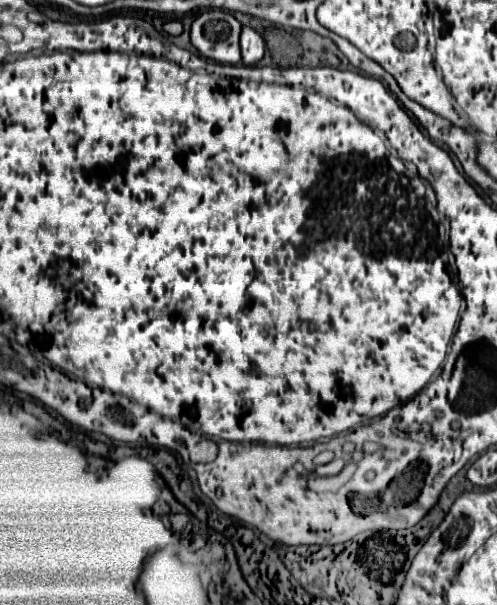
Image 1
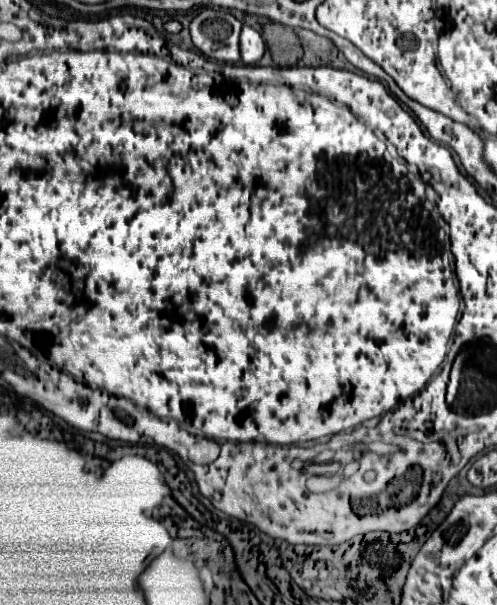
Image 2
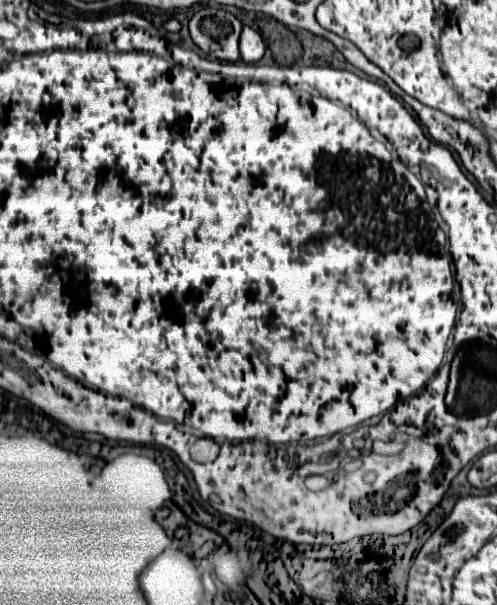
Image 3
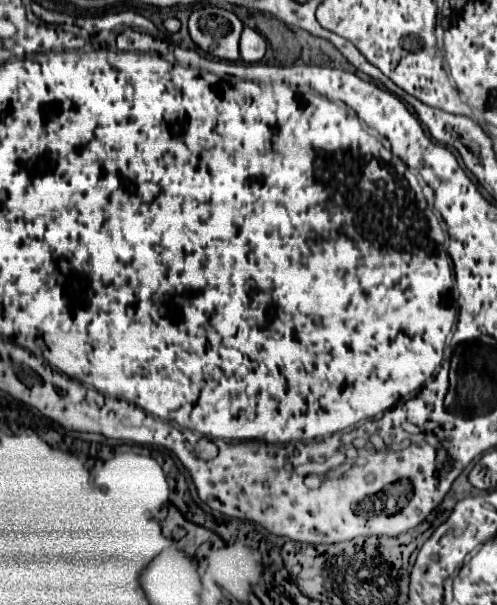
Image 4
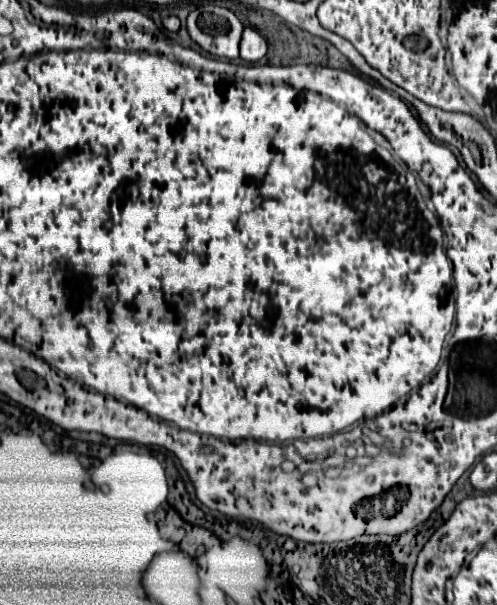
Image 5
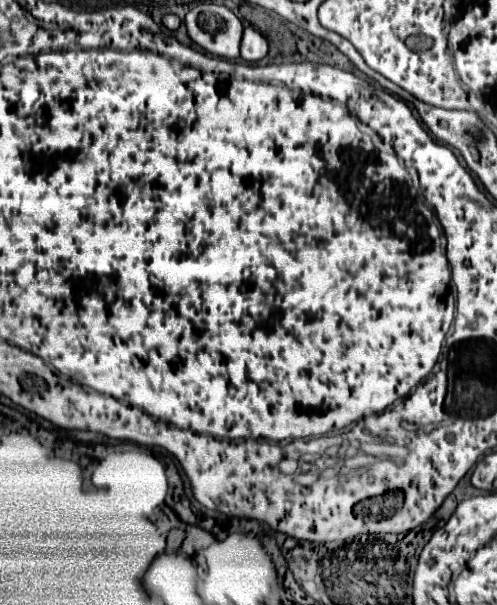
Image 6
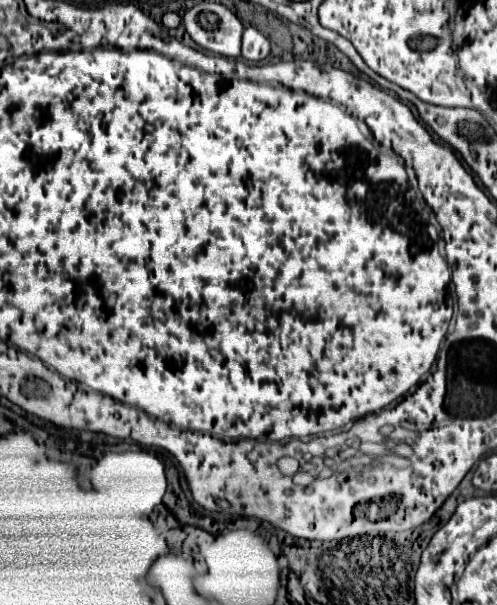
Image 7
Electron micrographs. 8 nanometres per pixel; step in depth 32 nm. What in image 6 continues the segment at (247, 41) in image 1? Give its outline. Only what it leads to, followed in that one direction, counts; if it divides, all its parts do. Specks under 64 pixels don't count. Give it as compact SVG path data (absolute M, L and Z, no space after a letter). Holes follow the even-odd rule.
M246 28L240 44L240 56L246 62L258 62L266 54L268 54L268 40L256 28Z

